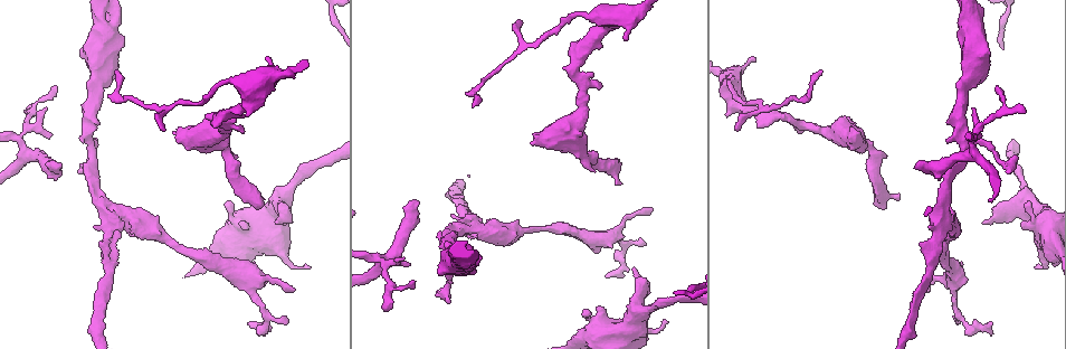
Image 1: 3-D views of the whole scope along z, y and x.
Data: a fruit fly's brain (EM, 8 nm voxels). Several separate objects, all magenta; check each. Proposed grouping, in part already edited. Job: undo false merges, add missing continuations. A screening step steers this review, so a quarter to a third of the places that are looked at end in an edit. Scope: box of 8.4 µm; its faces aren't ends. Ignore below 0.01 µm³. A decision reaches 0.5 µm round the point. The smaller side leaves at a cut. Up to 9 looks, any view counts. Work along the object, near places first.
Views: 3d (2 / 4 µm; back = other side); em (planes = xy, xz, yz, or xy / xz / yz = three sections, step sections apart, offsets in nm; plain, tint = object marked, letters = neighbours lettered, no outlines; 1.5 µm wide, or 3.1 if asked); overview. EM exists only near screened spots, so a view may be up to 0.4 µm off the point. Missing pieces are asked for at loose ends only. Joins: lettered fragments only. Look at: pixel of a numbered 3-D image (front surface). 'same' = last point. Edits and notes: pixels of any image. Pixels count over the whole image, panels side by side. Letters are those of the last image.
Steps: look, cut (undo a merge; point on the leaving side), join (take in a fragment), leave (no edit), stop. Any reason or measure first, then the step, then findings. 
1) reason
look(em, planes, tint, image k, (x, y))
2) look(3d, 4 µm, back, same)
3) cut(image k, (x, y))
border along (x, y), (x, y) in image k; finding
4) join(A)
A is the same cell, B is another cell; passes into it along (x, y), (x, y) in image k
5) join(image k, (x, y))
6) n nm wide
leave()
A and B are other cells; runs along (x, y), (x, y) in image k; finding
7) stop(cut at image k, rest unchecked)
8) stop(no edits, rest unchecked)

free end
look(3d, 2 µm, image 1, (532, 142))

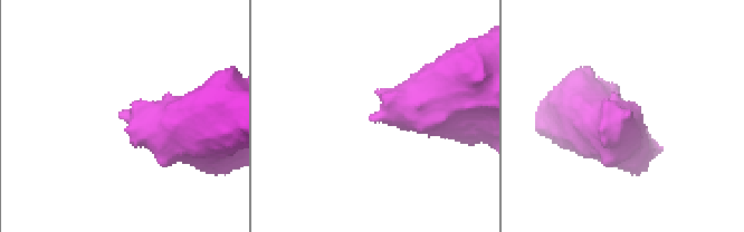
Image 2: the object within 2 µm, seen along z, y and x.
need the tissue
look(em, yz, step 4, letters, image 2, (373, 117))

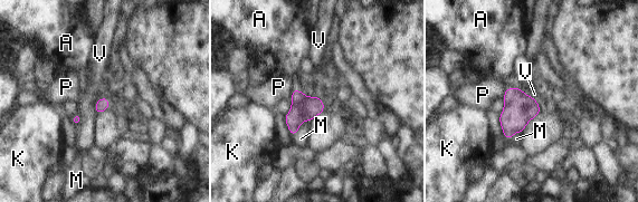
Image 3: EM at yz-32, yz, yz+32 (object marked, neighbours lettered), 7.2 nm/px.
M touches over 170 nm
leave()
A, K, M, P and V are other cells; border along (320, 97), (305, 96), (300, 102) in image 3; no lettered fragment goes on from it

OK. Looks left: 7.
look(3d, 2 µm, image 1, (602, 86))

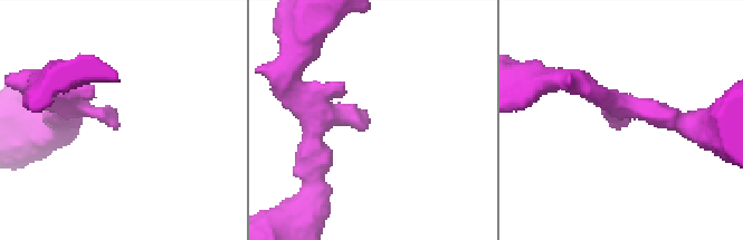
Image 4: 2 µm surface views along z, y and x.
look(em, planes, letters, image 4, (619, 130))

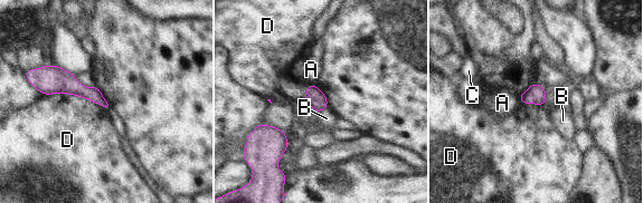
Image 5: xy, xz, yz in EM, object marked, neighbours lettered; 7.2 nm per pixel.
leave()
A, B, C and D are other cells; border along (43, 93), (75, 94), (106, 109) in image 5; none of them fits

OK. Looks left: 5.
look(em, planes, letters, image 1, (644, 245))

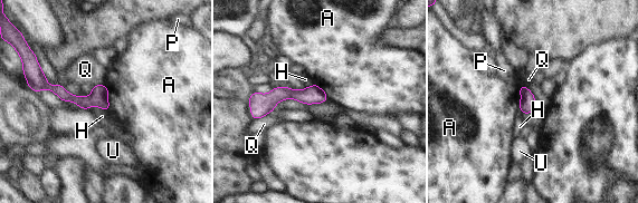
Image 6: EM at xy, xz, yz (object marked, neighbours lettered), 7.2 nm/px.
leave()
A, H, P, Q and U are other cells; runs along (324, 98), (277, 94), (256, 106) in image 6; no lettered fragment goes on from it

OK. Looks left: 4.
free end
look(em, planes, letters, image 1, (667, 322))

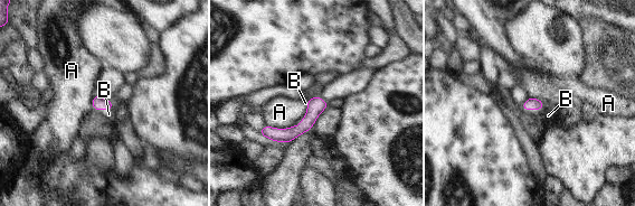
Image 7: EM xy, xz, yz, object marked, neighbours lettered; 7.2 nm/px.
90 nm wide
join(B)
B is the same cell, A is another cell; passes into it along (531, 103), (532, 109), (548, 115) in image 7; it goes on there

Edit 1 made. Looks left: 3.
stop(join at image 7, rest unchecked)

